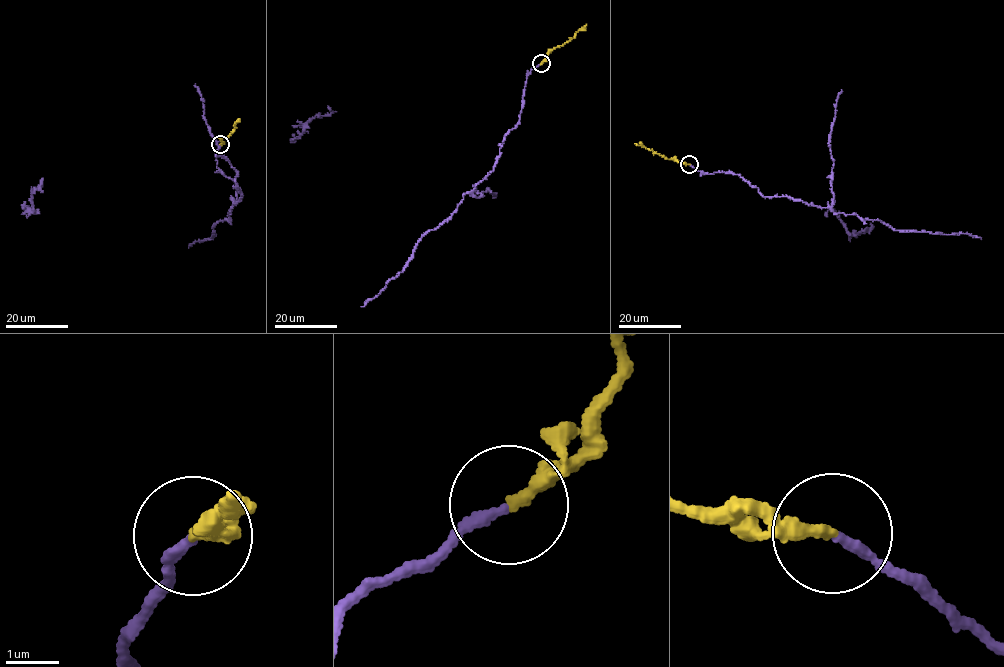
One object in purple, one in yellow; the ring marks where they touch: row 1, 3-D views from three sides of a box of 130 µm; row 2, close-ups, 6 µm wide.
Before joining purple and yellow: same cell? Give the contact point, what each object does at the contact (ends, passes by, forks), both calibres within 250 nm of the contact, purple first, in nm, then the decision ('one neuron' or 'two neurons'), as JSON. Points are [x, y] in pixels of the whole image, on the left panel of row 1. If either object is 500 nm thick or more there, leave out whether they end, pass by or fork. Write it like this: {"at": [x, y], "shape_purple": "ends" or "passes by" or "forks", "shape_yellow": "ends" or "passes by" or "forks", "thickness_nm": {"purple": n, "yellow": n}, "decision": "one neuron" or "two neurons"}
{"at": [220, 144], "shape_purple": "ends", "shape_yellow": "ends", "thickness_nm": {"purple": 180, "yellow": 240}, "decision": "two neurons"}

